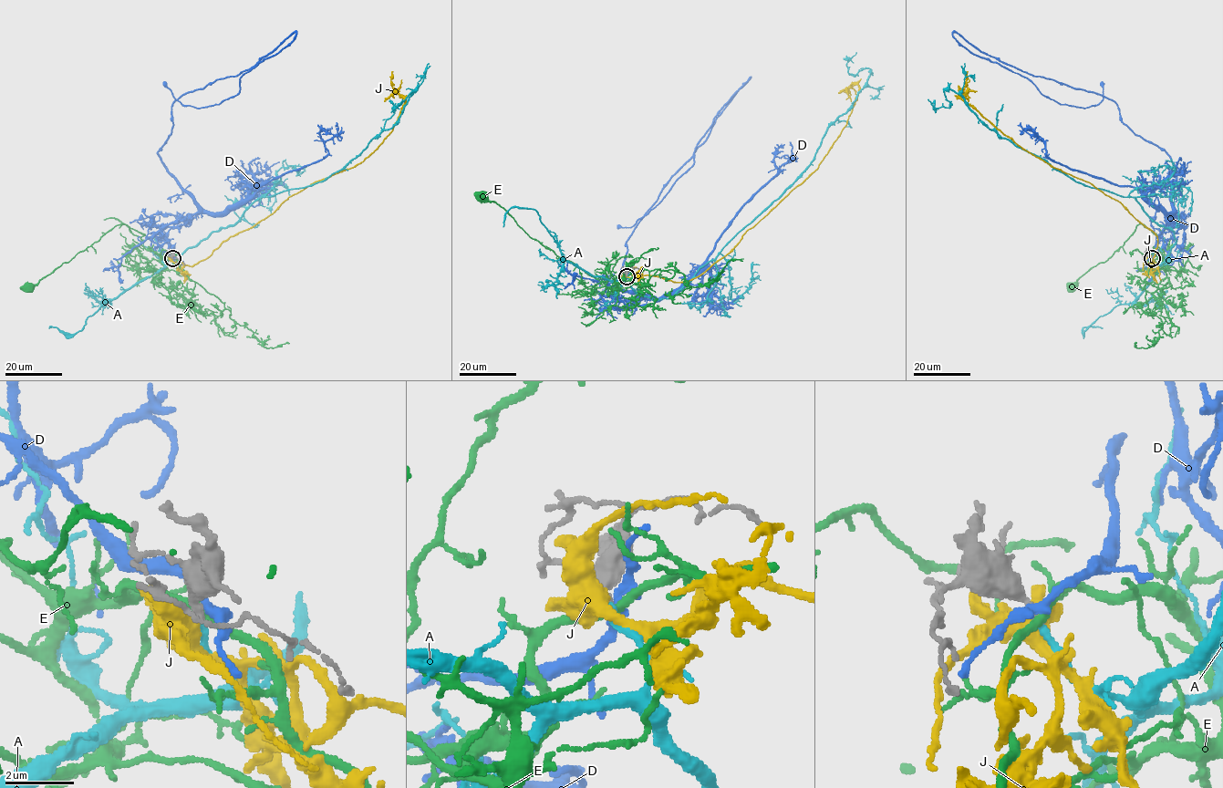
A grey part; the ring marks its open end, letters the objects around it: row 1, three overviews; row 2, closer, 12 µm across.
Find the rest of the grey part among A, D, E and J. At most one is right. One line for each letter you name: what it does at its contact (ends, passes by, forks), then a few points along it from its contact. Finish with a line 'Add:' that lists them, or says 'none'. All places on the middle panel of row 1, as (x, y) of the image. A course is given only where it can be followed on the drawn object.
A: It ends there. Its course: (627, 276), (637, 294), (670, 298), (777, 199), (865, 83), (868, 68), (848, 72), (856, 52)
Add: A

